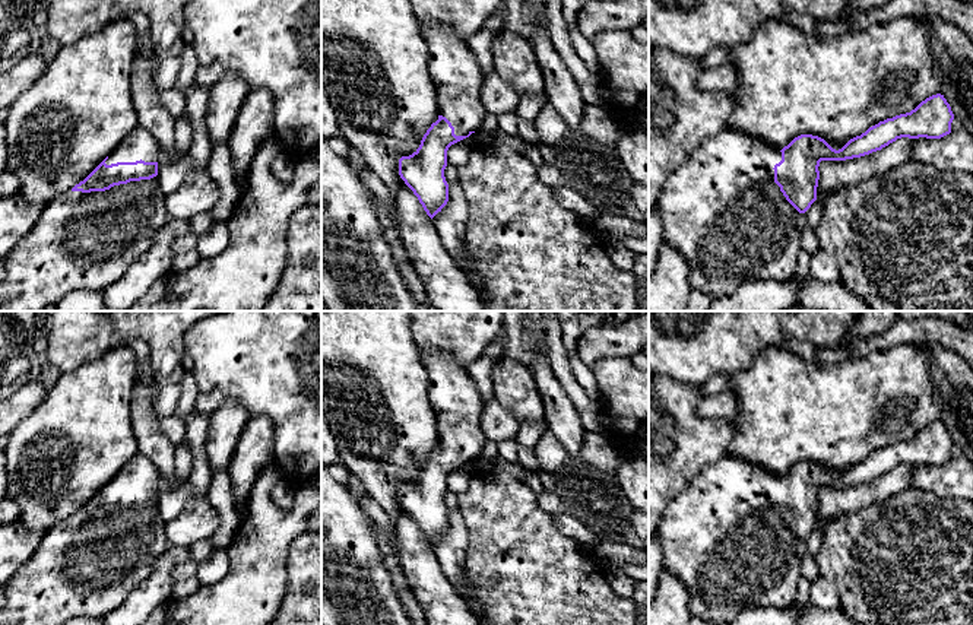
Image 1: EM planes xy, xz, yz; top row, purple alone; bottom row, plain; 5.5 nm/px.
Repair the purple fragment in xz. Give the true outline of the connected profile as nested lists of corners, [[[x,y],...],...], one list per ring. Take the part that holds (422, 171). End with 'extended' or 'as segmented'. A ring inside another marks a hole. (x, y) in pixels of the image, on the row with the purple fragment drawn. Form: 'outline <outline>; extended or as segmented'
outline [[[421,28],[430,51],[428,72],[437,93],[438,120],[419,147],[399,159],[399,175],[432,219],[449,202],[444,177],[447,150],[478,131],[486,110],[481,88],[484,73],[468,41],[450,31]]]; extended

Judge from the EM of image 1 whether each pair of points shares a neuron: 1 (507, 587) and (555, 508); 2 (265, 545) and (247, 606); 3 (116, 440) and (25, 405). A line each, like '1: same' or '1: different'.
1: different
2: same
3: different

